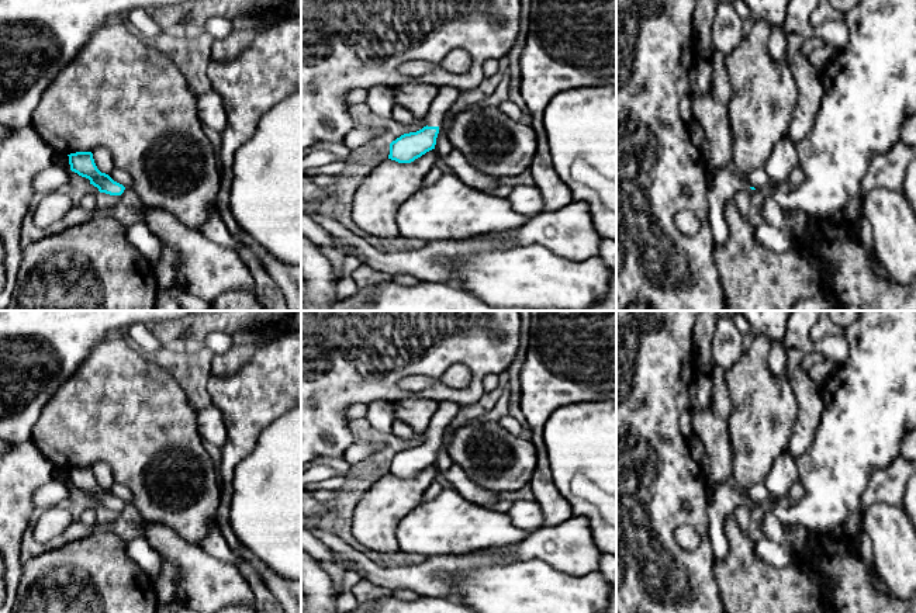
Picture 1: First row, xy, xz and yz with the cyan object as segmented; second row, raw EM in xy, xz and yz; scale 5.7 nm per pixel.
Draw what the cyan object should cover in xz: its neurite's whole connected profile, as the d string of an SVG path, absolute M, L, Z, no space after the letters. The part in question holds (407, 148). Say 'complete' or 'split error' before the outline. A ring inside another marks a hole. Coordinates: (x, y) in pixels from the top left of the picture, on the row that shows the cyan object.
split error; M439 87L431 104L431 111L425 117L426 125L416 131L404 134L390 143L388 159L398 163L411 163L426 152L435 149L439 127L447 117L447 111L457 100L460 91L454 87Z

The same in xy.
complete; M76 152L68 156L70 170L89 179L90 184L97 187L100 193L110 195L121 195L124 193L125 187L122 184L114 181L108 174L97 169L91 152Z

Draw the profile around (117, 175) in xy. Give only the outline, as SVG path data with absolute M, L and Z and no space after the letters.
M114 167L108 176L114 181L122 184L125 188L132 187L134 180L129 176L129 173L124 172L124 170L118 169L118 167Z

